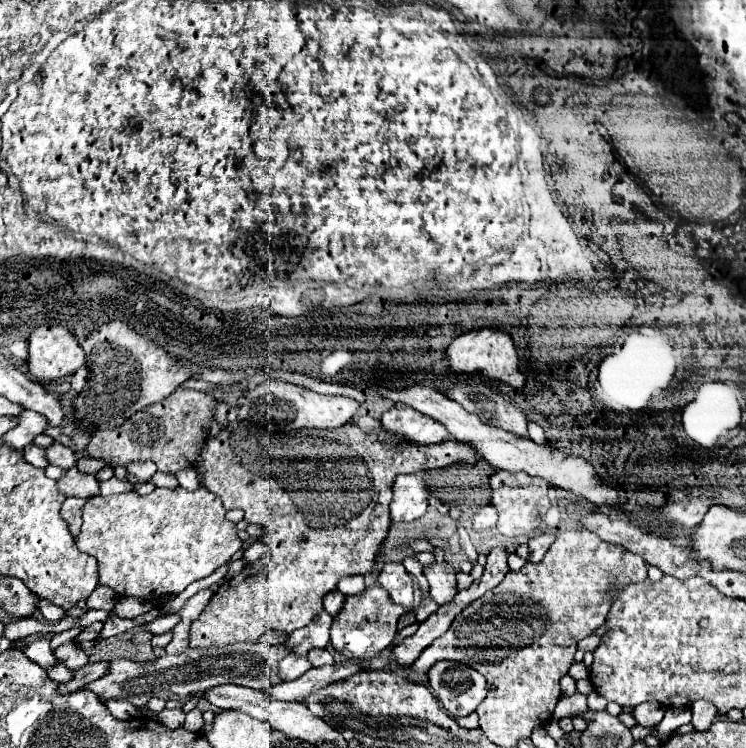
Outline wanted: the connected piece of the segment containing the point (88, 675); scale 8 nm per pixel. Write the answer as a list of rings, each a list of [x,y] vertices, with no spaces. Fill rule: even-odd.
[[[88,663],[88,665],[84,665],[82,669],[78,669],[74,673],[74,677],[68,683],[58,685],[58,693],[72,693],[74,689],[86,687],[86,683],[100,679],[106,673],[106,667],[108,667],[108,663]]]

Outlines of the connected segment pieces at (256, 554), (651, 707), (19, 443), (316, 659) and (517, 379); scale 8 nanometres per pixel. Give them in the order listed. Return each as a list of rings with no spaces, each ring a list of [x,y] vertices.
[[[254,541],[246,551],[244,551],[244,561],[256,561],[256,559],[260,559],[262,555],[266,555],[268,553],[268,547],[262,543],[262,541]]]
[[[640,703],[632,709],[632,715],[640,727],[654,727],[664,717],[664,707],[660,703]]]
[[[24,409],[20,415],[18,415],[18,423],[14,429],[6,431],[2,435],[2,443],[10,449],[24,449],[28,443],[32,443],[32,439],[44,431],[44,425],[46,425],[46,419],[42,415],[36,415],[34,411],[30,409]]]
[[[310,649],[308,651],[308,661],[312,663],[312,667],[324,667],[324,665],[334,665],[332,655],[326,649]]]
[[[490,329],[468,331],[450,343],[450,347],[446,349],[446,359],[450,361],[450,369],[454,373],[478,373],[480,371],[484,377],[502,381],[514,389],[520,389],[524,385],[524,375],[518,369],[518,355],[516,355],[514,343],[506,333],[490,331]]]

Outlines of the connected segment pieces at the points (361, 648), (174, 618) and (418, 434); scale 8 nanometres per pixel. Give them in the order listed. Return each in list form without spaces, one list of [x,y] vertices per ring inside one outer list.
[[[372,585],[360,595],[346,597],[344,609],[332,621],[332,647],[350,661],[368,661],[392,643],[396,637],[396,623],[402,613],[402,607],[394,605],[380,585]]]
[[[164,615],[164,617],[156,617],[154,621],[142,625],[146,631],[150,631],[152,635],[162,635],[172,631],[172,627],[178,623],[178,615]]]
[[[392,407],[382,415],[380,423],[390,435],[398,435],[416,445],[430,445],[448,439],[448,431],[438,421],[410,407]]]

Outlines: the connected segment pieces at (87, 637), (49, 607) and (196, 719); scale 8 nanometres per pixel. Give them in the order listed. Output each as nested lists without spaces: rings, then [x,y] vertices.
[[[92,623],[90,627],[86,627],[86,629],[74,639],[74,643],[82,643],[82,641],[92,641],[92,639],[96,639],[98,633],[100,633],[100,629],[102,629],[102,623]]]
[[[40,599],[40,613],[42,613],[42,615],[46,617],[46,621],[50,621],[50,623],[54,623],[54,621],[60,621],[60,619],[68,617],[68,615],[66,615],[66,611],[64,611],[62,607],[56,607],[56,605],[48,603],[46,599]]]
[[[192,709],[192,711],[186,715],[184,727],[186,727],[188,731],[200,731],[200,727],[202,727],[202,713],[200,713],[198,709]]]

